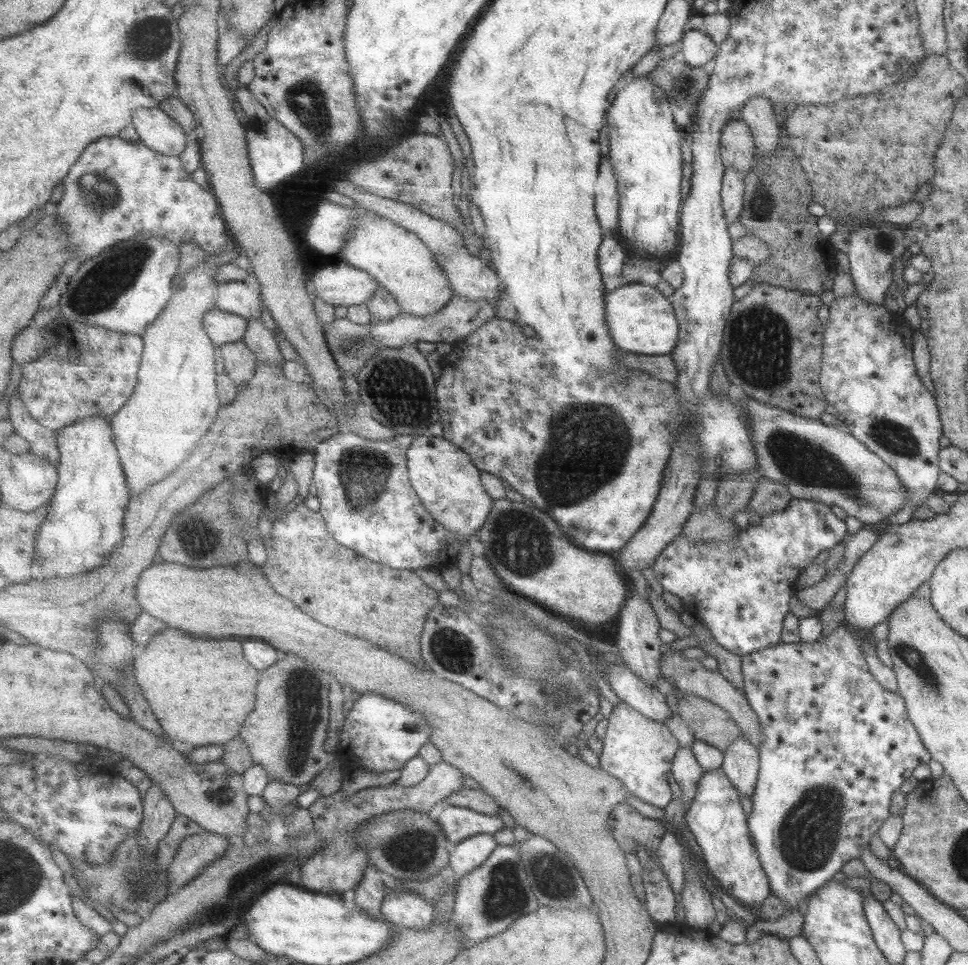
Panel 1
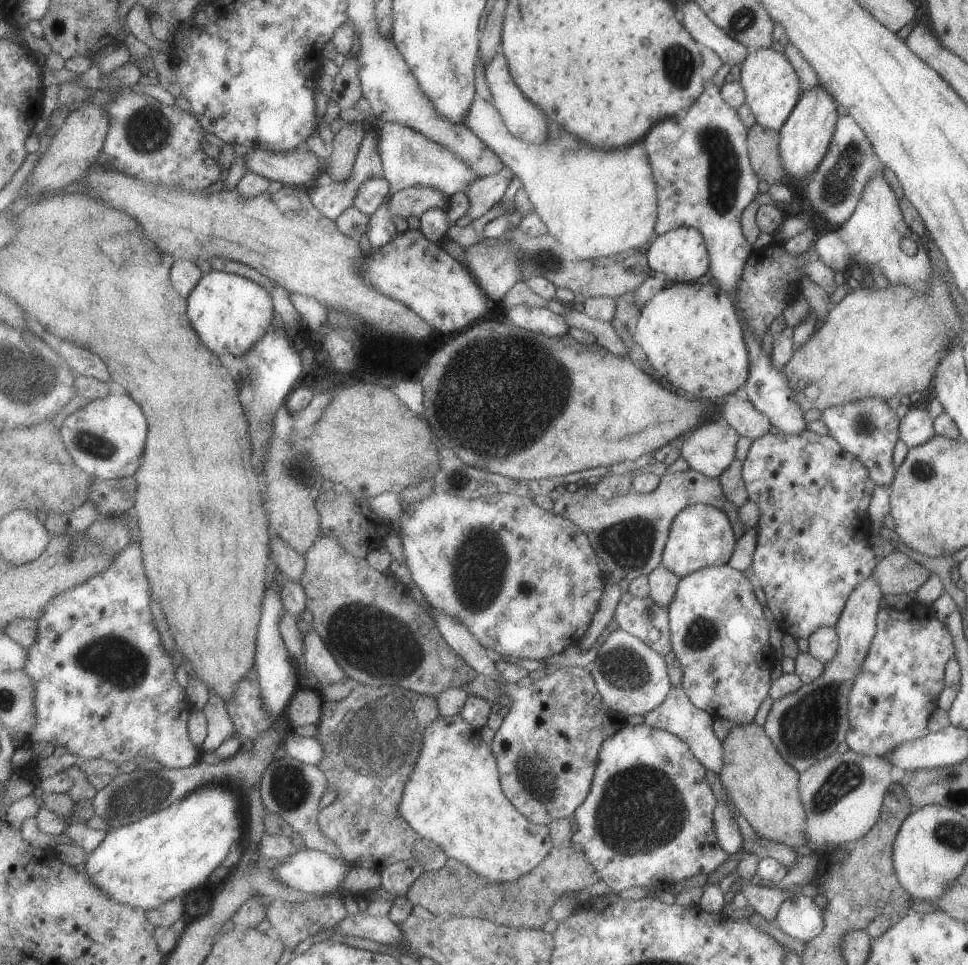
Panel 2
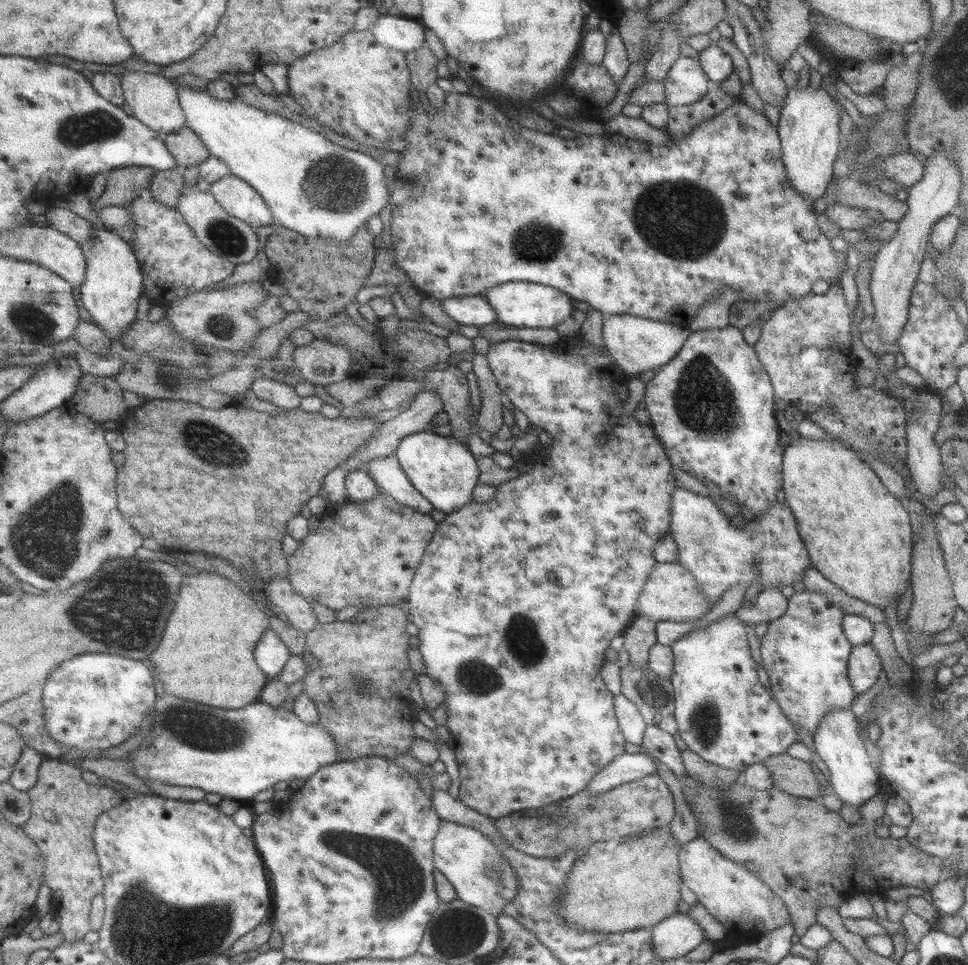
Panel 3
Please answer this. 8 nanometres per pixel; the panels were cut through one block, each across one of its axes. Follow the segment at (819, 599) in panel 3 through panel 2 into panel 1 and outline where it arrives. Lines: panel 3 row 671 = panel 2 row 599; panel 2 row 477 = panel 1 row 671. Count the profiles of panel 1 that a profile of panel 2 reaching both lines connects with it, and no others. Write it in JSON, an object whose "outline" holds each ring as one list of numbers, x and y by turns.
{"outline":[[845,624,839,625,825,637,820,637,811,643,801,640,793,643,780,642,743,655,741,657,741,672,743,672,744,695,749,707,755,711,755,715,759,719,759,733,761,733,761,742,759,742,759,746,756,746,759,758,758,776,750,798,752,810,746,816,746,824,757,850,757,858,763,872,769,878,769,891,785,904,785,914,799,912,801,900,831,880,833,875,841,870,845,862,851,858,859,858,861,849,865,845,869,846,869,840,873,834,876,834,881,824,890,815,889,803,892,794,912,775,913,769,919,764,929,762,930,755,925,751,919,734,908,718,903,697,898,692,885,690,873,678,867,668,863,652,859,648,859,640,854,637,853,631]]}

